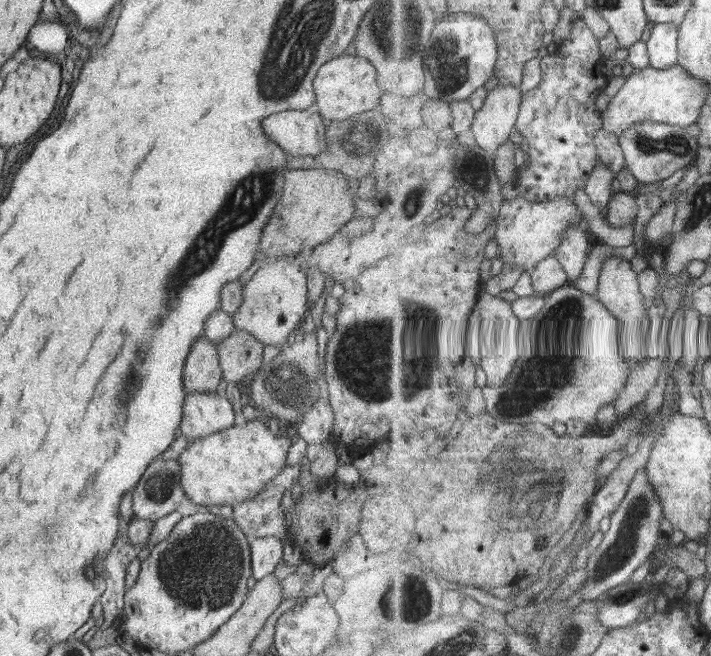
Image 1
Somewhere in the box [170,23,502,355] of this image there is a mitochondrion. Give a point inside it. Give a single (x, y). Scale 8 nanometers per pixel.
(449, 69)

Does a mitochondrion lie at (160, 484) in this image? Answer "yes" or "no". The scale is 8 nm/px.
yes

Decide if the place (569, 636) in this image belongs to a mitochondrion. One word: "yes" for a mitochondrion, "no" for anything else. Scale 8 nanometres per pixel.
yes

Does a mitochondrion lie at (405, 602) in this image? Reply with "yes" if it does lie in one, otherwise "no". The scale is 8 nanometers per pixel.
yes

